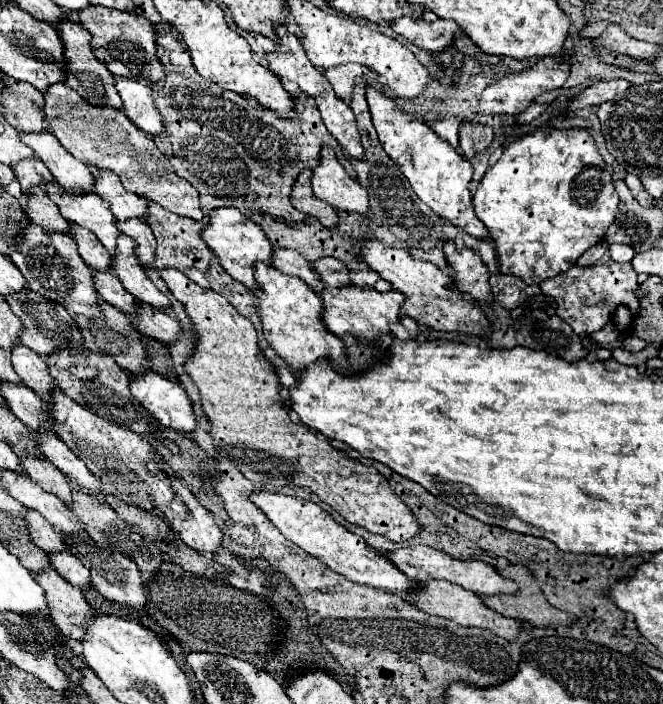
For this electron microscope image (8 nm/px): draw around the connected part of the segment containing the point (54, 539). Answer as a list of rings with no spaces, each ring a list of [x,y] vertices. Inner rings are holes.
[[[26,510],[24,522],[26,522],[26,528],[28,528],[30,540],[38,548],[42,548],[44,552],[62,552],[62,550],[66,550],[64,542],[60,540],[60,534],[54,532],[52,524],[48,524],[48,520],[44,520],[36,510]]]

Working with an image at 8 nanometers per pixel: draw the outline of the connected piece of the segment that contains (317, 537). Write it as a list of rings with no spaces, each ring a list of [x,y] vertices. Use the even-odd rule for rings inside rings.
[[[254,490],[250,494],[250,502],[256,504],[266,514],[266,518],[282,532],[286,540],[294,542],[296,546],[312,554],[314,558],[322,560],[328,568],[346,576],[348,580],[372,586],[376,590],[386,590],[398,596],[404,596],[404,592],[410,592],[416,586],[416,582],[404,576],[394,564],[388,564],[388,560],[384,560],[376,550],[368,548],[368,544],[360,536],[336,524],[334,518],[328,512],[324,512],[318,504],[308,502],[308,500],[298,500],[292,496],[284,496],[284,494],[276,494],[276,492],[268,492],[268,490]]]

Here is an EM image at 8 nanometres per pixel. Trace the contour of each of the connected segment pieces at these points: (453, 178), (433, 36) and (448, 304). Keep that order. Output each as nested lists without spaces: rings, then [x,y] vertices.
[[[366,84],[366,100],[368,100],[372,122],[374,122],[374,128],[378,132],[378,140],[384,152],[394,160],[394,164],[398,164],[398,168],[410,182],[412,190],[416,192],[416,196],[450,224],[462,228],[470,236],[486,238],[488,230],[474,214],[472,194],[468,188],[468,182],[472,180],[472,164],[464,160],[428,124],[408,116],[402,108],[394,104],[392,98],[372,88],[370,84]]]
[[[398,18],[390,22],[390,28],[410,40],[414,46],[428,52],[440,52],[448,48],[458,36],[456,24],[452,24],[452,20],[440,18],[436,22],[426,22],[422,18]]]
[[[370,238],[362,240],[358,248],[358,258],[364,264],[368,264],[374,272],[378,272],[384,280],[388,280],[394,290],[406,296],[402,304],[402,312],[418,320],[422,326],[442,330],[442,332],[462,332],[470,336],[480,336],[490,332],[490,324],[486,322],[486,316],[478,308],[478,304],[474,304],[474,300],[464,296],[462,292],[450,288],[450,278],[432,262],[416,260],[404,248],[394,248],[380,240],[370,240]]]

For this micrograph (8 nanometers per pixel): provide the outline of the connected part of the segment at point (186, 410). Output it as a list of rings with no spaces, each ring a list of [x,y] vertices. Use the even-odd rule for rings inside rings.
[[[148,370],[130,380],[130,392],[166,428],[182,434],[194,428],[192,404],[176,382]]]

